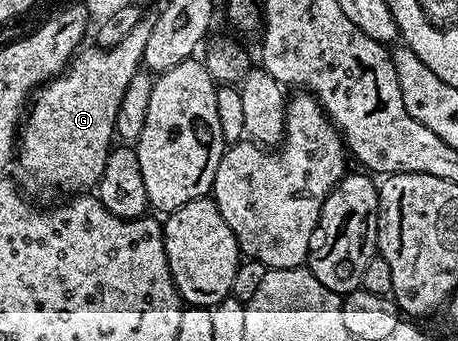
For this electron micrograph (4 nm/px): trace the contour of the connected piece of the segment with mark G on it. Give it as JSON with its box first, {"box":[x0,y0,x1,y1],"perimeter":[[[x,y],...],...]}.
{"box":[19,21,153,191],"perimeter":[[[141,21],[130,24],[127,35],[119,39],[117,45],[108,46],[104,51],[96,48],[82,48],[69,62],[68,69],[53,80],[45,82],[36,90],[27,116],[23,121],[23,132],[19,137],[19,165],[33,181],[46,185],[49,189],[73,189],[69,191],[85,191],[96,186],[103,175],[103,167],[107,167],[107,155],[115,145],[116,116],[120,104],[123,103],[124,92],[137,70],[142,68],[144,47],[152,32],[153,21]]]}

